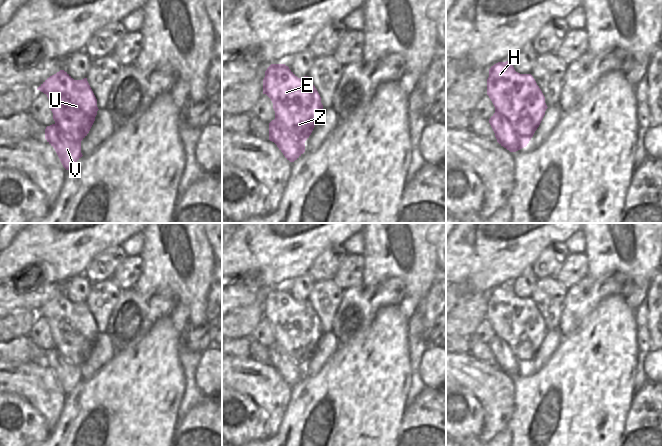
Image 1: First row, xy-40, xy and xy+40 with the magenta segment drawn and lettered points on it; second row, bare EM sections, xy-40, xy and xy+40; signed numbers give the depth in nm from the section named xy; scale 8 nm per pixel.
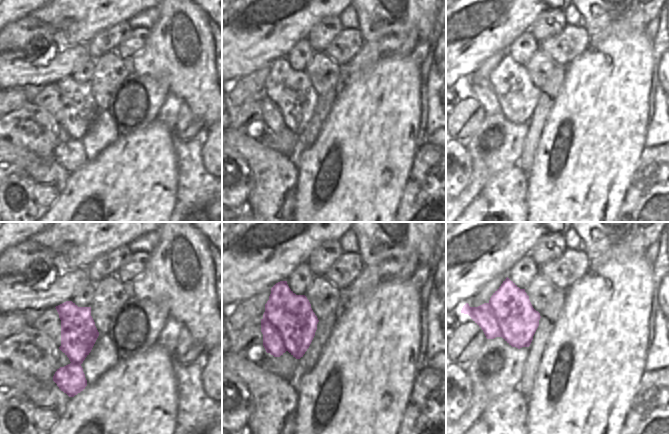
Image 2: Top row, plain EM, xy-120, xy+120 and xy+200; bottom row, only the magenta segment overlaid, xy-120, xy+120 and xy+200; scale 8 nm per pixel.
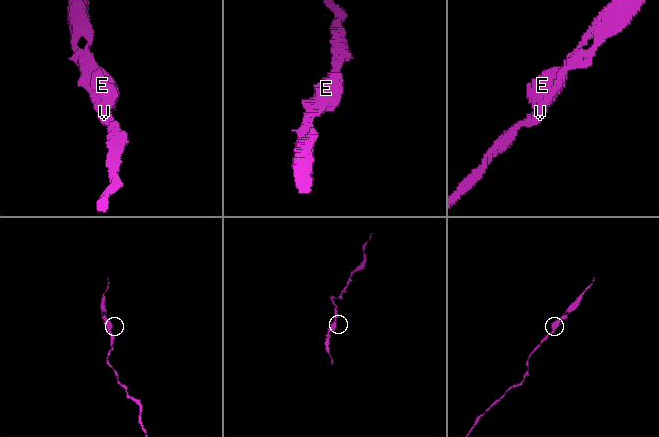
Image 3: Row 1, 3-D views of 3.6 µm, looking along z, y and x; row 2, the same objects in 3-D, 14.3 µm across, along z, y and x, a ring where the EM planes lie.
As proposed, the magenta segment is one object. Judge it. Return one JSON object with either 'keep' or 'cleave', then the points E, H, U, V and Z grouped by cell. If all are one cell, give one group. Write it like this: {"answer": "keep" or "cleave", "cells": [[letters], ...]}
{"answer": "keep", "cells": [["E", "H", "U", "V", "Z"]]}

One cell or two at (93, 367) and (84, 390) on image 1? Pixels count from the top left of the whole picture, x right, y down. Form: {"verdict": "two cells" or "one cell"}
{"verdict": "two cells"}

